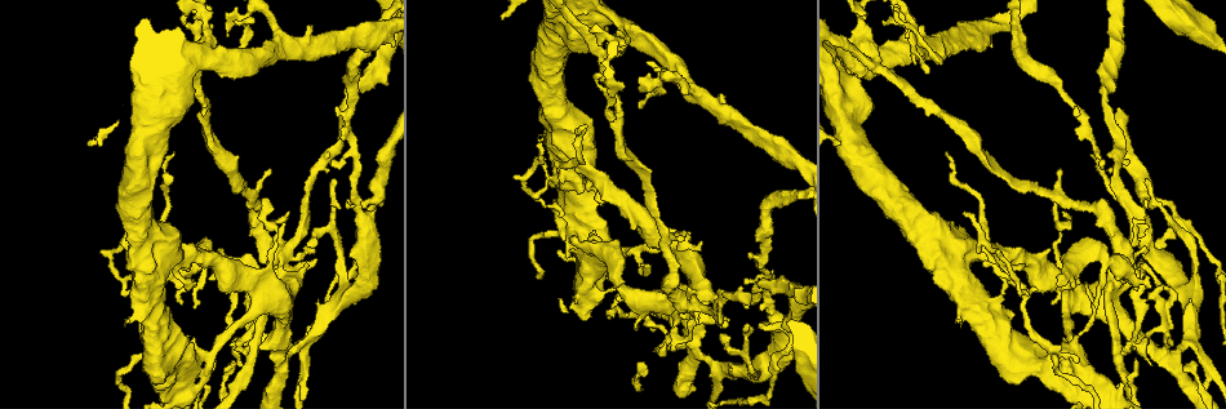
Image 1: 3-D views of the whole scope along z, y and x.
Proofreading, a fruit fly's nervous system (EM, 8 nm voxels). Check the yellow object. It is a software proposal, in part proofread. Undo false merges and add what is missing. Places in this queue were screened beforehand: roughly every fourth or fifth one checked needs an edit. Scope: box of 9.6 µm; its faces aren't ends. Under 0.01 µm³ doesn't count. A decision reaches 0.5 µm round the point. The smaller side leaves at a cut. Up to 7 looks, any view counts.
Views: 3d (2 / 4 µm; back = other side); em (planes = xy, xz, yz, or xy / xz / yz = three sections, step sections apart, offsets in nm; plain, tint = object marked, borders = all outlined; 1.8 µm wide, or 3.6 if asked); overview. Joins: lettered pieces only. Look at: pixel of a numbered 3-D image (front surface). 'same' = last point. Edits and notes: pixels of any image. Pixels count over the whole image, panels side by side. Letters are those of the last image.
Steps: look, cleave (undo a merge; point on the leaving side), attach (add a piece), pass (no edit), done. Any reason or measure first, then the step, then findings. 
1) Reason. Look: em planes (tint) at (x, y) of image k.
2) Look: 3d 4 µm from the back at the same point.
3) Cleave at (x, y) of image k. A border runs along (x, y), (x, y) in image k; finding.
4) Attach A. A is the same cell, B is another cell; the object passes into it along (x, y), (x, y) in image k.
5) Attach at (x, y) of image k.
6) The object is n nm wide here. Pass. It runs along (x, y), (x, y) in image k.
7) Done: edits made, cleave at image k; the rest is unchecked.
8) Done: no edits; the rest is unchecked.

Three arms meet. Look: em xy step 16 (tint) at (1006, 279) of image 1.

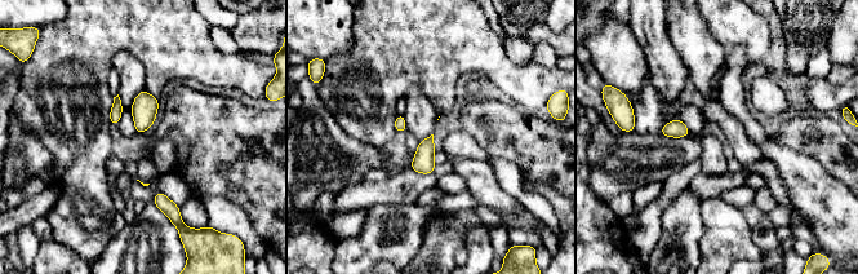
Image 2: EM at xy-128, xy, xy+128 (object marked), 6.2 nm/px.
Another direction. Look: em yz step 16 (borders) at the same point.

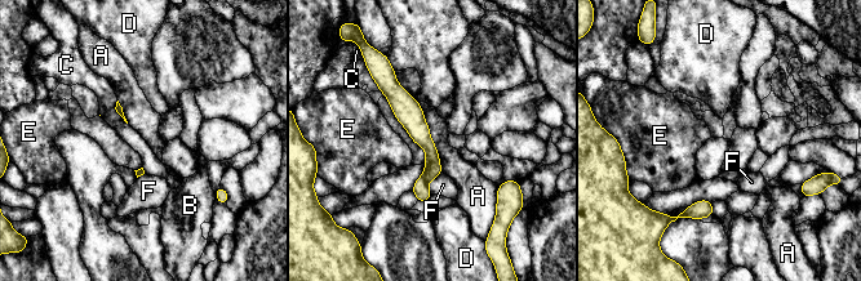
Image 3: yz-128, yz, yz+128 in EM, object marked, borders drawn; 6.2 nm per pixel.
Pass. A, B, C, D, E and F are other cells; it runs along (384, 83), (430, 148), (425, 197) in image 3; one neuron here.

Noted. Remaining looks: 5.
Four or more arms meet. Look: 3d 4 µm at (692, 310) of image 1.

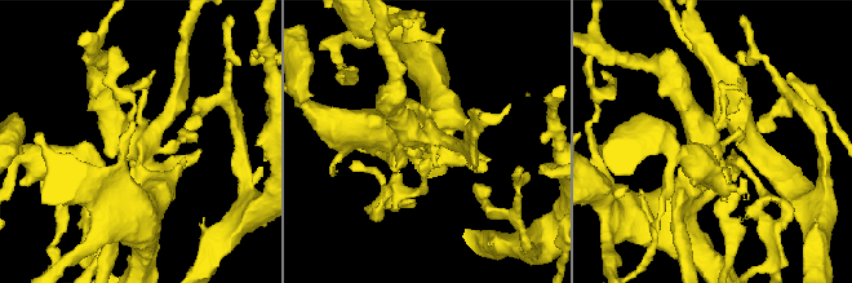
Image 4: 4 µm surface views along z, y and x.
Look: em xy step 4 (borders) at (716, 151) of image 4.

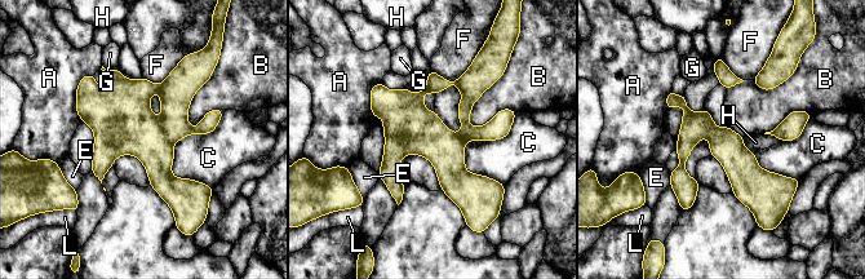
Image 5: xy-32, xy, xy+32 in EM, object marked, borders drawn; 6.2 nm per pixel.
The object is 200 nm wide here; the longest contact is with C, 550 nm. Pass. A, B, C, E, F, G, H and L are other cells; all the same neuron.

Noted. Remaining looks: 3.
Sharp bend. Look: em 3.6 µm planes (tint) at (281, 359) of image 1.

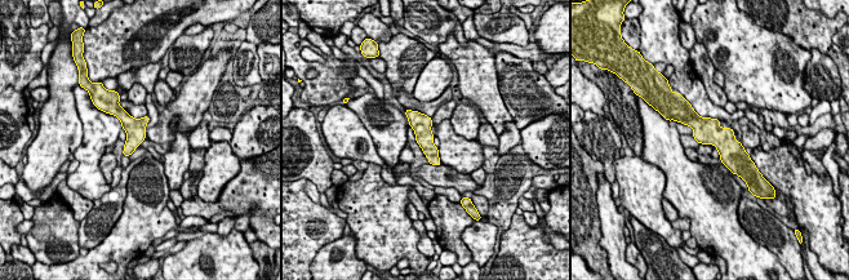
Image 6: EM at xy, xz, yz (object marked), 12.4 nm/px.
See the neighbours. Look: em 3.6 µm planes (borders) at the same point.

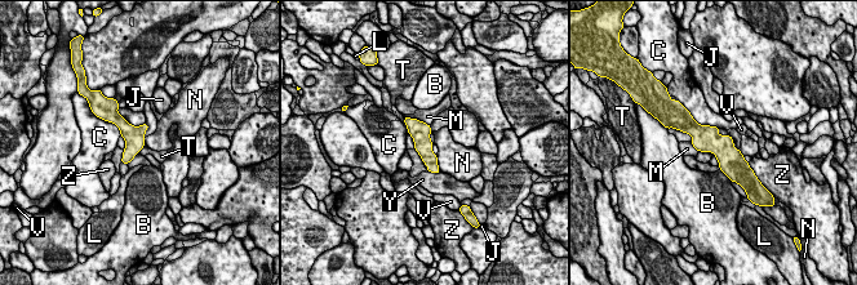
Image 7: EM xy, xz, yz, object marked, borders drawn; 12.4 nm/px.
The longest contact is with C, 480 nm. Pass. B, C, J, L, M, N, T, V, Y and Z are other cells; all the same neuron.

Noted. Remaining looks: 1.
Done: no edits; the rest is unchecked.

